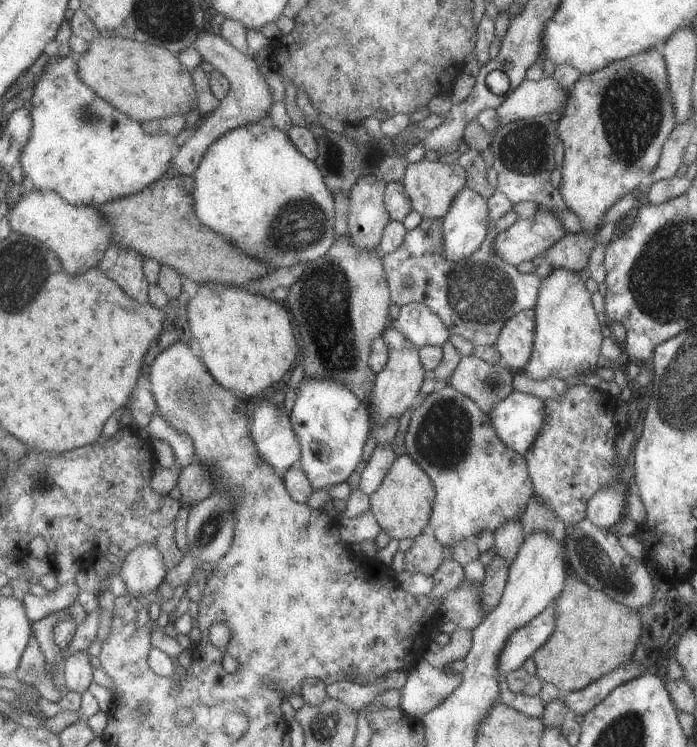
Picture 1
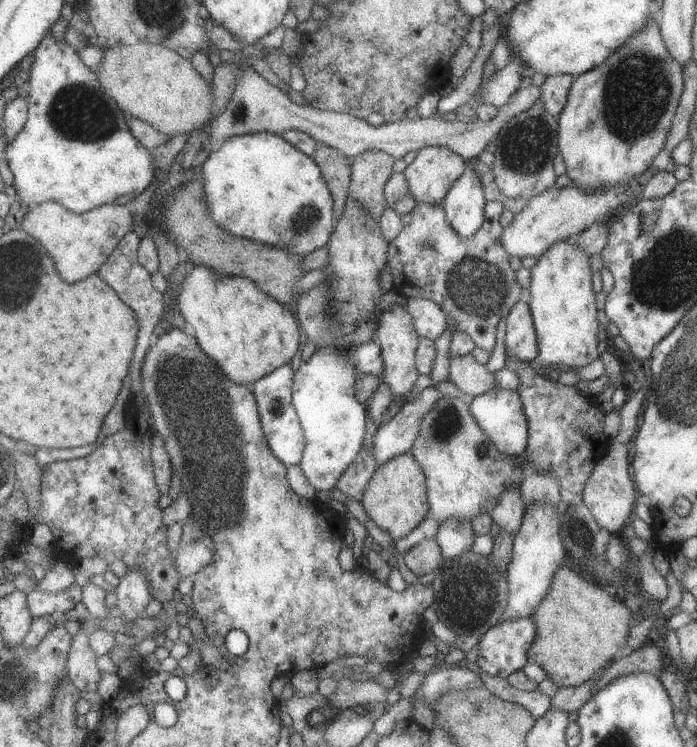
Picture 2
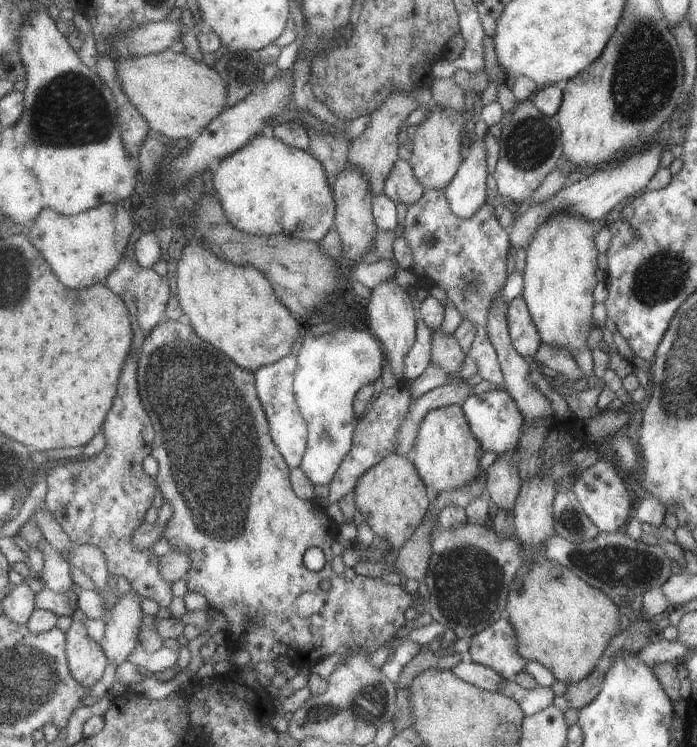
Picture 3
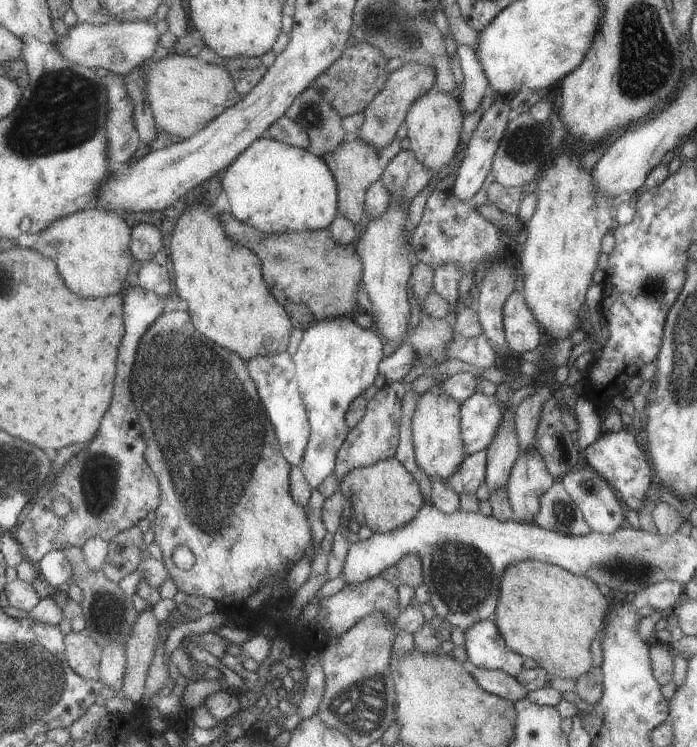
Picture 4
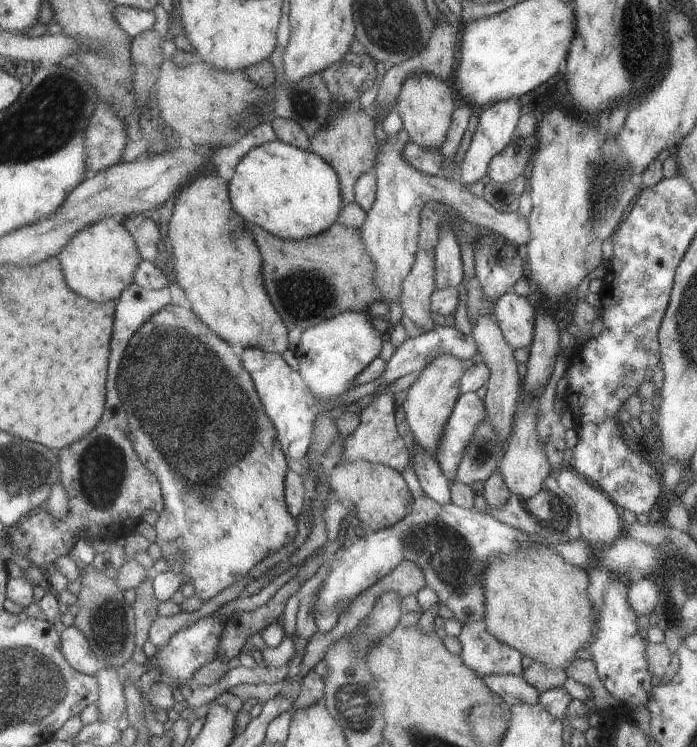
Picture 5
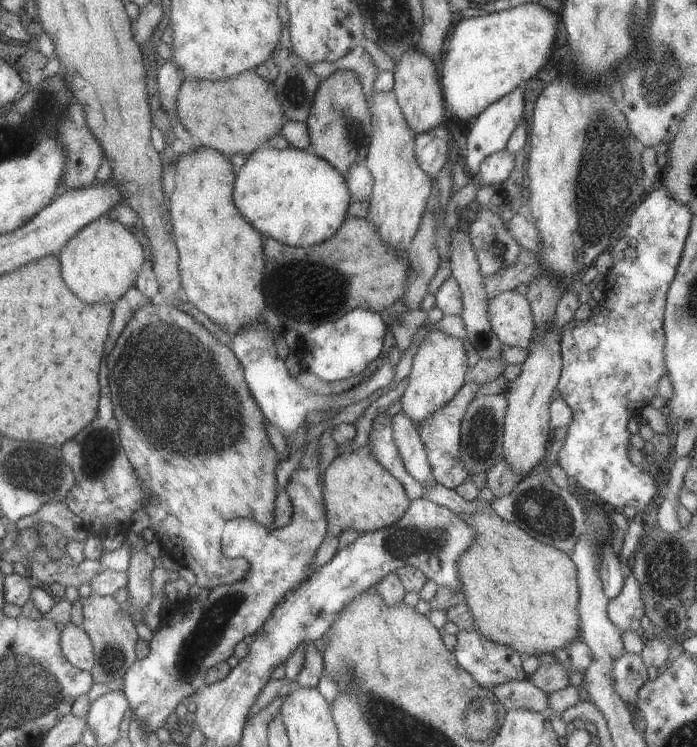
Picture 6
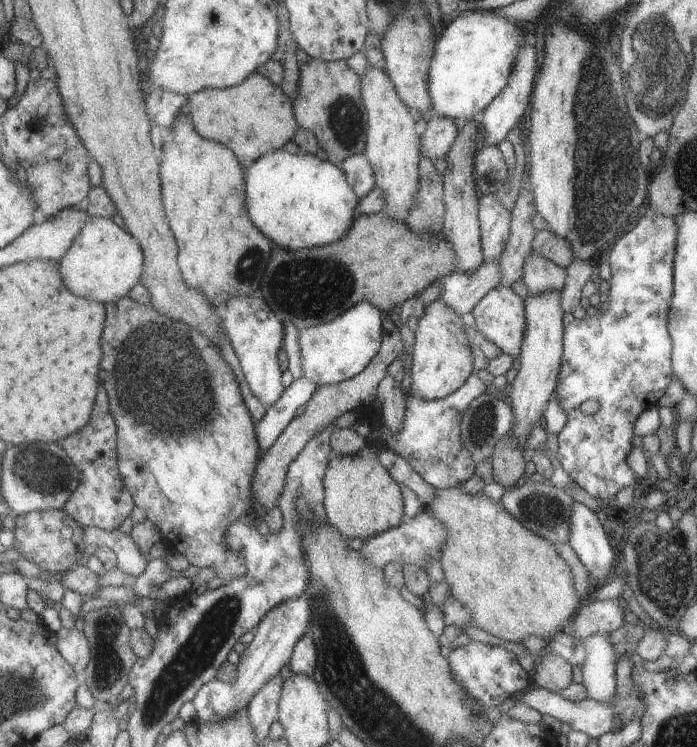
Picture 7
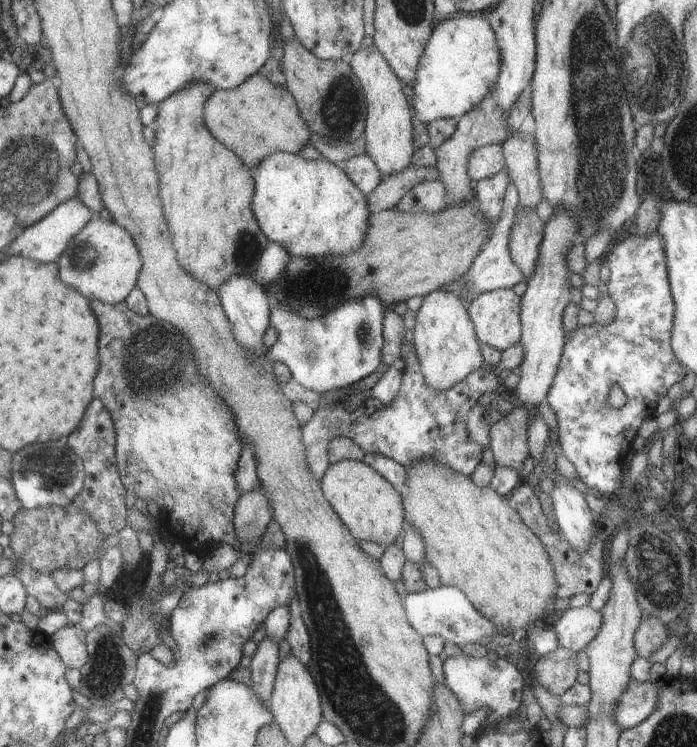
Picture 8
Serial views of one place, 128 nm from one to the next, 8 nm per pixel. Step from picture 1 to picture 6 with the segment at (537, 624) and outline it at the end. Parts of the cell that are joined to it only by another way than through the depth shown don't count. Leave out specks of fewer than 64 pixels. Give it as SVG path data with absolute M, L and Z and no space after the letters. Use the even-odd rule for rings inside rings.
M477 628L473 631L460 630L457 636L457 646L453 651L457 663L472 675L472 678L482 688L492 690L508 681L523 681L528 675L522 667L522 656L517 650L486 638Z

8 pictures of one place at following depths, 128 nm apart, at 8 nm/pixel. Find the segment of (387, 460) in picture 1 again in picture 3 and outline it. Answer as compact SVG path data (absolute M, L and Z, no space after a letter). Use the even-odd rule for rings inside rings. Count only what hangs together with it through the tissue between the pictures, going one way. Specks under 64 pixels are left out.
M466 382L448 383L412 400L398 433L396 453L404 456L412 453L420 421L429 410L446 405L461 405L466 397L473 394L473 387Z

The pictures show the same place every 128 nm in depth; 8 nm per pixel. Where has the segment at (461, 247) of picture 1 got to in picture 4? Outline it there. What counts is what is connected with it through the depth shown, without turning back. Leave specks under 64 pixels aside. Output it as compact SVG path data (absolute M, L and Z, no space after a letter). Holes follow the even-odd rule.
M495 100L490 109L481 116L477 128L473 131L470 141L465 148L464 159L458 170L456 180L450 192L454 193L461 201L468 202L482 188L488 172L492 171L494 155L499 147L499 142L504 136L507 124L513 112L506 102Z

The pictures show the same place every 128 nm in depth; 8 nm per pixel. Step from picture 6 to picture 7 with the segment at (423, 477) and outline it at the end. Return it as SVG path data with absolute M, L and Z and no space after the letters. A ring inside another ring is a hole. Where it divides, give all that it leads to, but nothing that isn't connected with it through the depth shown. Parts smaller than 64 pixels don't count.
M386 375L377 388L377 398L381 402L381 418L395 433L402 428L406 412L406 396L400 385L401 382L396 381L395 377Z

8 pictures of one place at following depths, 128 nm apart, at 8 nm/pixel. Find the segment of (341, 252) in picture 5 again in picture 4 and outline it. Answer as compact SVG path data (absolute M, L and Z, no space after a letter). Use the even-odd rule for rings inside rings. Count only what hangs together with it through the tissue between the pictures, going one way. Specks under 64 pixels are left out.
M232 213L222 214L221 221L228 236L236 244L249 248L260 257L264 282L268 285L269 291L274 295L274 298L286 308L286 312L290 312L290 316L294 320L306 322L302 326L294 322L295 326L306 328L311 321L320 322L331 317L355 315L360 310L357 292L363 282L364 265L356 251L355 244L340 244L328 229L266 234L249 224L240 222Z

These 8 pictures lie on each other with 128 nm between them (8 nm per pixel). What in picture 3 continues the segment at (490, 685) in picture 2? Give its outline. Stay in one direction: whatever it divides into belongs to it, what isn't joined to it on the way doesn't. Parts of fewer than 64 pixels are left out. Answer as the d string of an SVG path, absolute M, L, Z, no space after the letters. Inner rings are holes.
M503 680L500 693L515 700L525 715L533 715L539 710L553 704L555 697L552 687L536 686L533 689L522 688L515 681Z

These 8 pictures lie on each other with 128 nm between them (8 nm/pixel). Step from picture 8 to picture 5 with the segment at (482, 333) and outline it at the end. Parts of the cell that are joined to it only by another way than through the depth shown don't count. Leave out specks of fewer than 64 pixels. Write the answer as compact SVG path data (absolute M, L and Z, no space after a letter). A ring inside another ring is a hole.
M512 290L495 300L492 312L503 337L513 349L531 345L535 333L535 314L535 307L528 297L517 295Z

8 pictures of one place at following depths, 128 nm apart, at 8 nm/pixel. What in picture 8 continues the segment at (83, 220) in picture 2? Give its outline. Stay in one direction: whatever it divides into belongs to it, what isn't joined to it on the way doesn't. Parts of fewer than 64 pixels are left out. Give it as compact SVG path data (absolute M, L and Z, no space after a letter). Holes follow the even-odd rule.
M99 216L84 225L70 240L57 260L60 280L78 288L86 298L103 303L119 303L137 286L142 268L141 256L132 235L116 221L105 221Z

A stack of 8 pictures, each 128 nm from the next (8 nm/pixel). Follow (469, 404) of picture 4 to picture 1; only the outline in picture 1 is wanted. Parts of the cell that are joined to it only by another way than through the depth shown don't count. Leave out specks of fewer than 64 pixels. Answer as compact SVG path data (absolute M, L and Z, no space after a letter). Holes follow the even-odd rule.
M516 389L486 414L498 438L521 455L528 452L545 419L543 400Z

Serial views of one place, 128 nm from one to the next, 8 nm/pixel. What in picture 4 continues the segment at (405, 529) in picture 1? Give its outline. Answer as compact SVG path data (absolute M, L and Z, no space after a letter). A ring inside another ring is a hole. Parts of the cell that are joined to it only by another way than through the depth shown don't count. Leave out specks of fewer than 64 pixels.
M394 456L376 461L367 467L352 469L341 478L338 488L345 497L356 496L361 521L368 525L373 533L385 533L404 526L416 516L425 503L418 484L419 482Z

